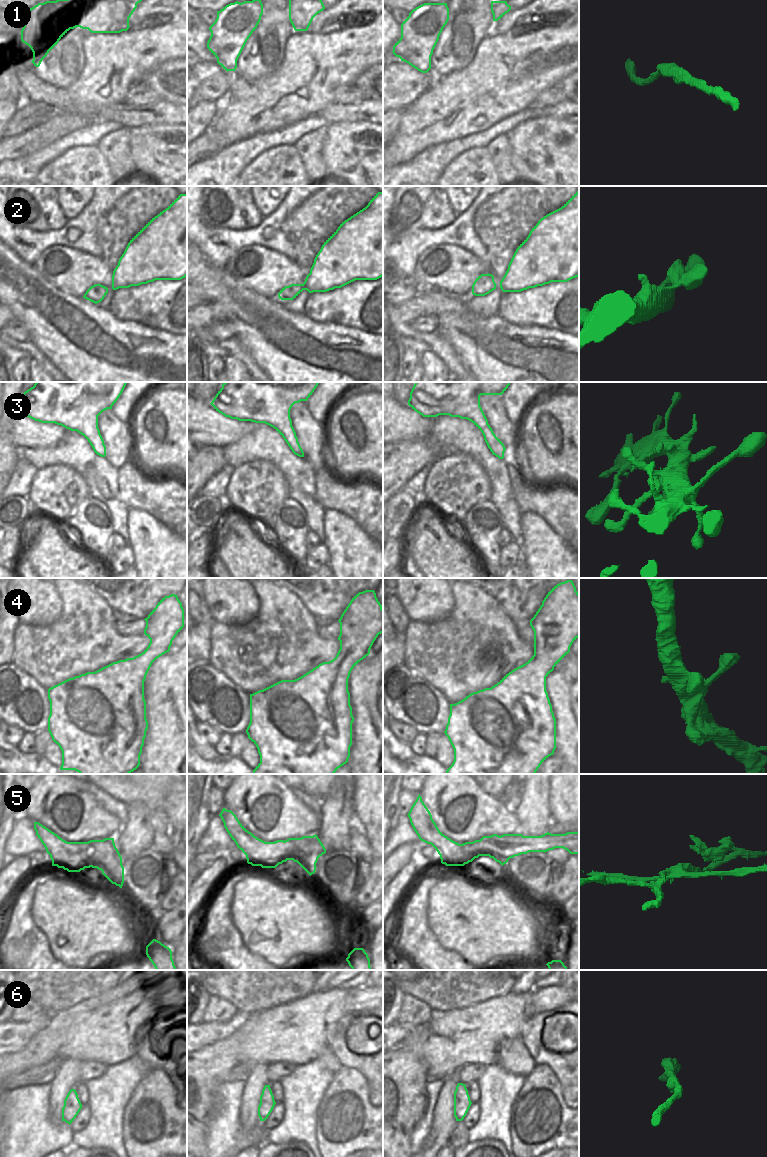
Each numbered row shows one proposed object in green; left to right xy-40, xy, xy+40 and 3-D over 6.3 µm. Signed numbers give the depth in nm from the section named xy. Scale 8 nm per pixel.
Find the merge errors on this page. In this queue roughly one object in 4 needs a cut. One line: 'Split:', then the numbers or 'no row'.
Split: 5

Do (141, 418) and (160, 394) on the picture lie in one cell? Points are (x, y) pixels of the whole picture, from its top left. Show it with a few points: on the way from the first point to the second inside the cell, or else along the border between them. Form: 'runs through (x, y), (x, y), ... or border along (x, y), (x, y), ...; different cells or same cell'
runs through (145, 412), (157, 400); same cell

